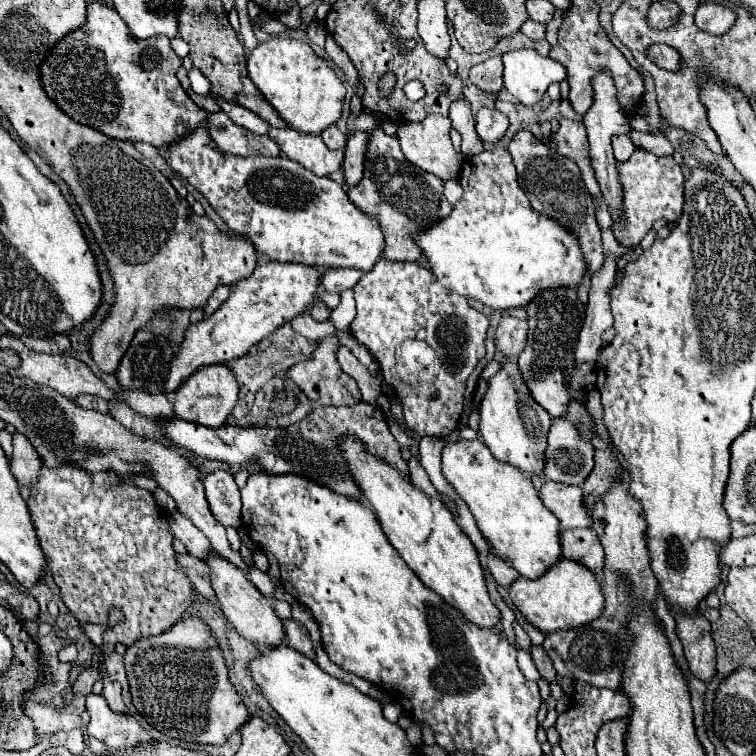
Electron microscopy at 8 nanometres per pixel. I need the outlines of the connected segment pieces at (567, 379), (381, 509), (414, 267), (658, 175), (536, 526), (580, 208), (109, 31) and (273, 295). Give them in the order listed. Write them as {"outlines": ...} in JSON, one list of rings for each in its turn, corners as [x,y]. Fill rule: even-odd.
{"outlines":[[[[563,287],[563,289],[547,289],[547,291],[541,291],[529,305],[527,305],[527,313],[529,313],[529,335],[527,335],[527,345],[525,349],[521,351],[519,359],[517,359],[517,365],[519,365],[519,371],[523,375],[523,381],[525,385],[529,387],[529,393],[531,397],[553,417],[565,417],[567,413],[567,403],[571,403],[571,393],[569,389],[573,391],[579,391],[579,393],[587,393],[587,389],[593,389],[595,387],[595,365],[589,365],[589,363],[581,363],[577,365],[575,363],[575,343],[577,343],[577,337],[579,337],[579,331],[583,327],[583,319],[585,319],[585,305],[579,301],[577,297],[577,291],[573,287]]],[[[355,439],[343,441],[343,455],[349,461],[353,479],[359,483],[361,493],[375,509],[387,539],[425,587],[433,589],[449,605],[459,609],[473,625],[485,629],[497,627],[501,623],[501,611],[489,597],[477,549],[455,523],[453,513],[439,499],[421,493],[409,479],[381,459],[365,455],[363,445]]],[[[379,259],[375,269],[365,273],[353,291],[357,301],[357,317],[349,331],[371,351],[383,371],[383,377],[397,389],[409,429],[413,429],[419,437],[449,435],[459,425],[463,413],[467,379],[485,357],[485,333],[489,327],[487,317],[473,309],[463,295],[455,295],[439,287],[439,283],[435,283],[435,275],[419,263]],[[405,339],[425,341],[441,359],[437,383],[433,383],[427,391],[403,383],[395,371],[395,356]]],[[[635,149],[629,161],[619,163],[619,177],[625,189],[625,217],[615,221],[611,231],[623,247],[635,247],[657,219],[675,223],[683,209],[683,173],[673,157],[657,157],[645,149]]],[[[461,439],[445,445],[443,475],[469,505],[495,555],[511,563],[521,577],[537,579],[561,559],[559,519],[541,503],[531,479],[517,467],[499,463],[483,441]]],[[[527,129],[519,131],[513,137],[513,141],[509,143],[509,153],[513,155],[513,163],[519,173],[519,185],[525,191],[531,207],[535,207],[535,211],[539,213],[545,213],[557,219],[563,227],[567,227],[579,237],[585,261],[589,265],[589,275],[593,275],[603,265],[603,241],[595,219],[593,201],[585,187],[585,181],[577,163],[551,151],[541,139],[537,139]]],[[[93,1],[87,5],[87,23],[63,37],[41,65],[41,81],[47,95],[75,121],[89,125],[109,137],[143,141],[165,151],[171,143],[177,143],[181,135],[201,127],[207,119],[207,113],[189,99],[175,77],[179,67],[181,59],[171,49],[169,37],[157,35],[149,39],[135,39],[113,7]]],[[[275,261],[259,265],[251,277],[237,283],[235,291],[209,319],[189,325],[175,359],[171,359],[171,371],[165,379],[165,391],[177,391],[179,385],[201,365],[229,363],[231,359],[247,355],[247,351],[257,345],[265,335],[271,335],[277,327],[285,325],[293,317],[301,315],[309,305],[313,305],[319,279],[321,271],[307,265]]]]}

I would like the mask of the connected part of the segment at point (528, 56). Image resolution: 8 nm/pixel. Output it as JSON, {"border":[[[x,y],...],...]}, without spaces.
{"border":[[[515,49],[503,55],[505,89],[517,97],[519,103],[533,107],[553,81],[565,77],[565,67],[559,61],[541,57],[533,49]]]}

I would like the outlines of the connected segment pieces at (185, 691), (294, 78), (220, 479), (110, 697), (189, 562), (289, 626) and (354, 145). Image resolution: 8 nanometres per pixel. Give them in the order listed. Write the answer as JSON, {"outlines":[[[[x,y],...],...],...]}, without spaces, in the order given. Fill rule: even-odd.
{"outlines":[[[[187,615],[163,635],[147,637],[125,653],[133,705],[147,723],[167,737],[187,743],[221,745],[251,719],[241,695],[229,681],[223,651],[205,619]]],[[[271,39],[259,43],[247,61],[249,77],[289,127],[319,135],[329,125],[337,123],[343,109],[345,87],[327,59],[319,57],[305,41]]],[[[213,471],[203,479],[205,497],[213,515],[225,527],[241,527],[241,495],[240,489],[227,471]]],[[[103,679],[103,681],[105,681],[103,697],[107,699],[111,711],[117,711],[117,713],[125,713],[125,715],[127,715],[127,705],[125,705],[123,699],[121,699],[121,687],[119,687],[119,683],[107,681],[107,679]]],[[[189,553],[177,555],[177,561],[179,561],[179,565],[185,569],[187,577],[191,579],[193,589],[195,589],[199,595],[215,601],[217,595],[215,595],[215,591],[213,591],[213,587],[211,587],[211,581],[209,581],[209,571],[211,571],[211,569],[205,565],[205,561],[203,561],[203,559],[197,559],[197,557],[189,555]]],[[[291,619],[291,621],[283,621],[285,623],[285,633],[287,633],[287,645],[293,647],[295,651],[315,659],[315,647],[307,635],[307,629],[303,623]]],[[[357,131],[347,141],[345,161],[343,161],[347,185],[355,185],[355,183],[359,183],[359,179],[363,179],[363,163],[365,163],[367,135],[369,135],[367,131]]]]}

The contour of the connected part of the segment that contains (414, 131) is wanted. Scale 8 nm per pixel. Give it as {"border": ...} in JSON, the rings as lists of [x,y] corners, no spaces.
{"border":[[[427,115],[423,121],[419,123],[405,123],[397,129],[397,139],[401,143],[401,149],[407,157],[407,161],[411,161],[413,165],[417,165],[423,171],[435,173],[439,179],[449,181],[449,179],[457,179],[459,171],[461,171],[461,155],[453,149],[451,137],[451,119],[443,117],[443,115]]]}

